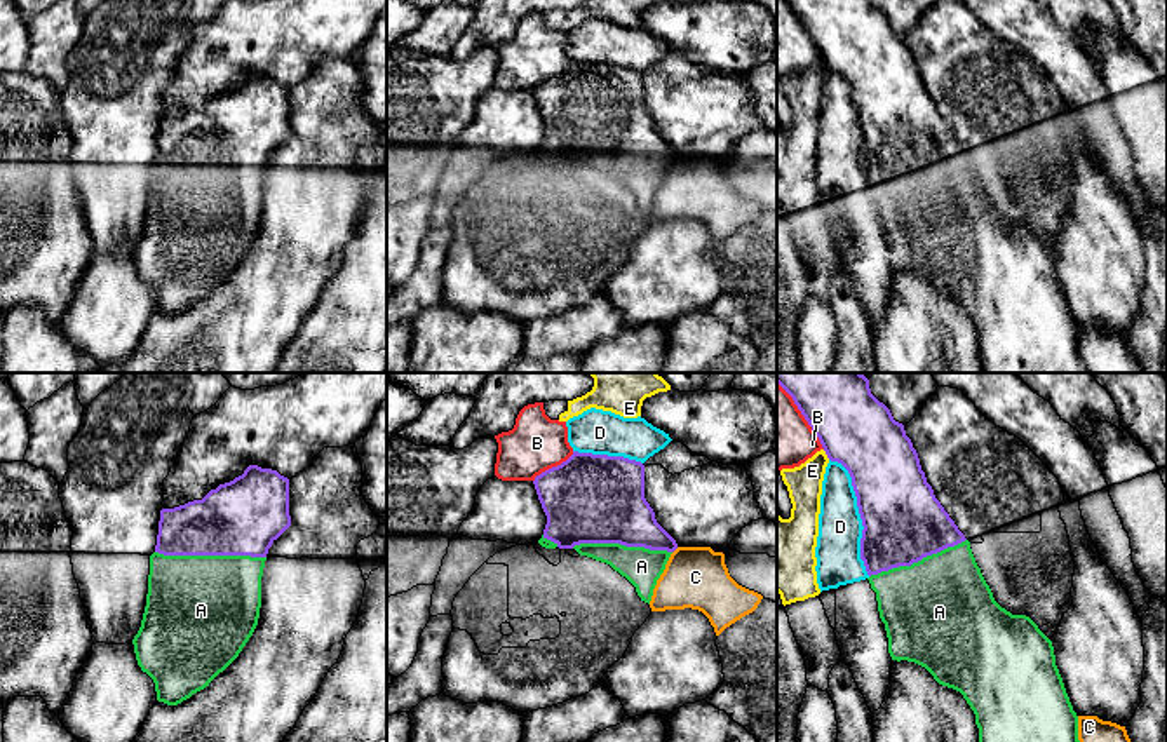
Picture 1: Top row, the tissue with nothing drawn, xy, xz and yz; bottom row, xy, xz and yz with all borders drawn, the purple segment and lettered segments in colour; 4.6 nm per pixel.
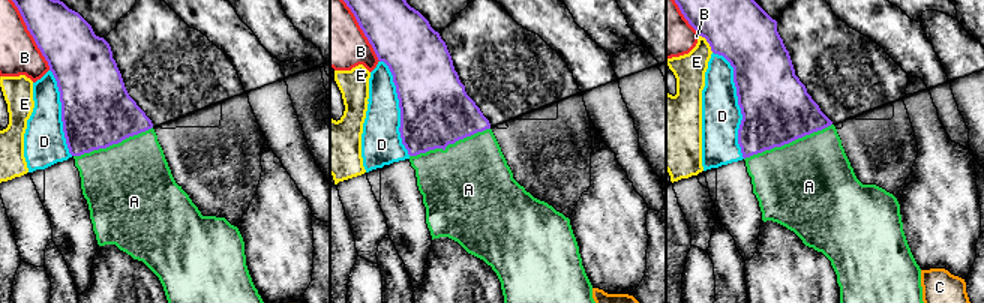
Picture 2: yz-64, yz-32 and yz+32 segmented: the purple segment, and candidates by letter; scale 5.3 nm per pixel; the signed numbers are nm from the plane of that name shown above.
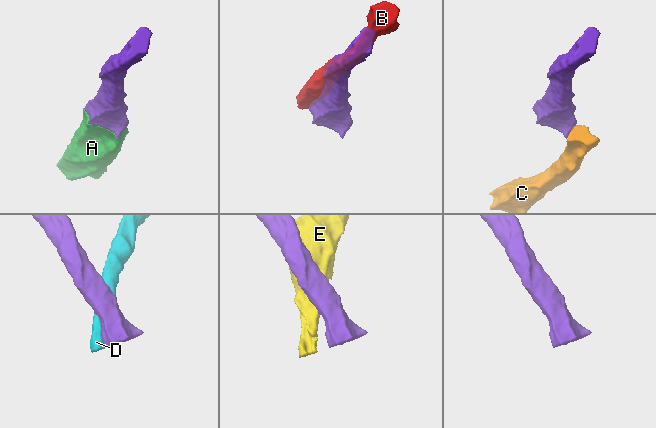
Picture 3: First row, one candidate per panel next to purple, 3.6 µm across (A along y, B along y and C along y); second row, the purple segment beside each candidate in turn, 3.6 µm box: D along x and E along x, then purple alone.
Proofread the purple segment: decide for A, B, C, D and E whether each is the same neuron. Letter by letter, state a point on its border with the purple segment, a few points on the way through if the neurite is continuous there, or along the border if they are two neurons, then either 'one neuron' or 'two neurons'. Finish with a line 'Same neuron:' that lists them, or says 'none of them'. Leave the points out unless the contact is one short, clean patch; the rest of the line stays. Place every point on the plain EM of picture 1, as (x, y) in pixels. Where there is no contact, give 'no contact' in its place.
A: meets purple in xy at (211, 164); one neuron
B: meets purple in yz at (805, 28); two neurons
C: meets purple in xz at (674, 159); border along xz (678, 157), (673, 162); two neurons
D: meets purple in yz at (859, 122); two neurons
E: meets purple in yz at (826, 63); two neurons
Same neuron: A

